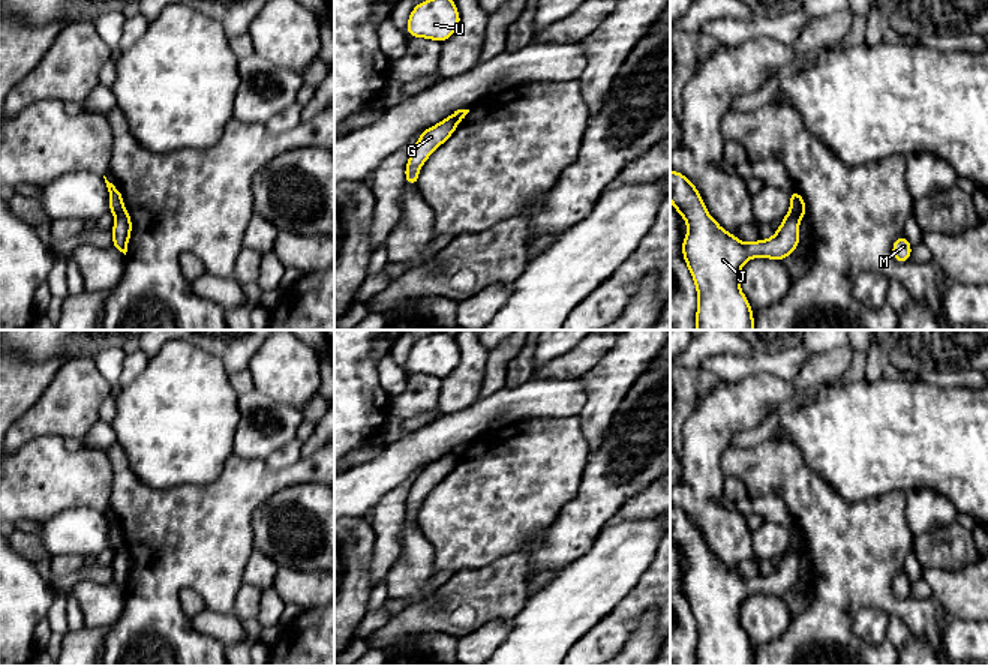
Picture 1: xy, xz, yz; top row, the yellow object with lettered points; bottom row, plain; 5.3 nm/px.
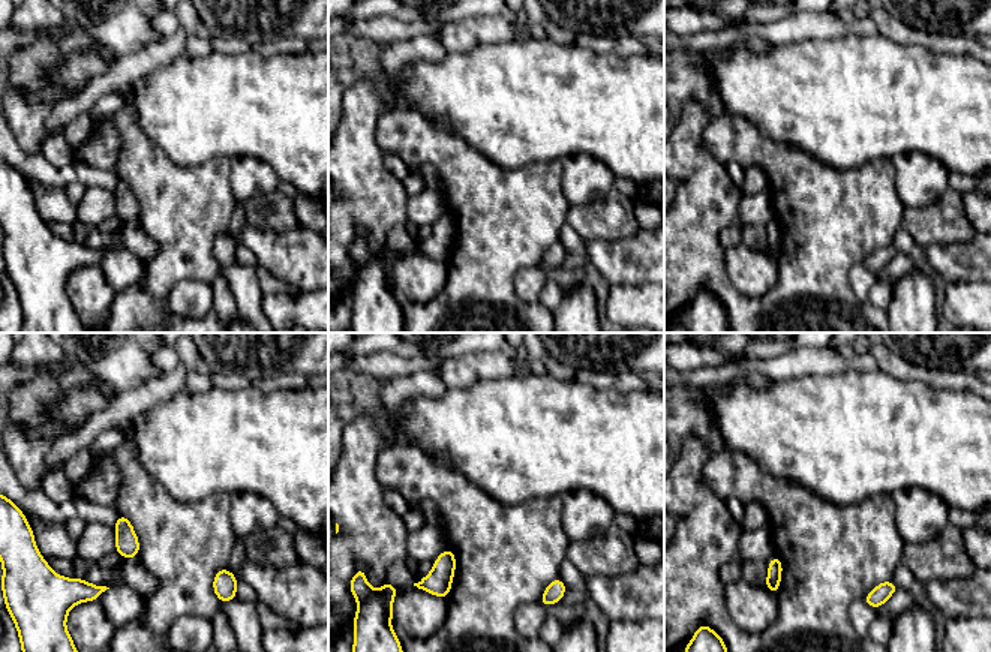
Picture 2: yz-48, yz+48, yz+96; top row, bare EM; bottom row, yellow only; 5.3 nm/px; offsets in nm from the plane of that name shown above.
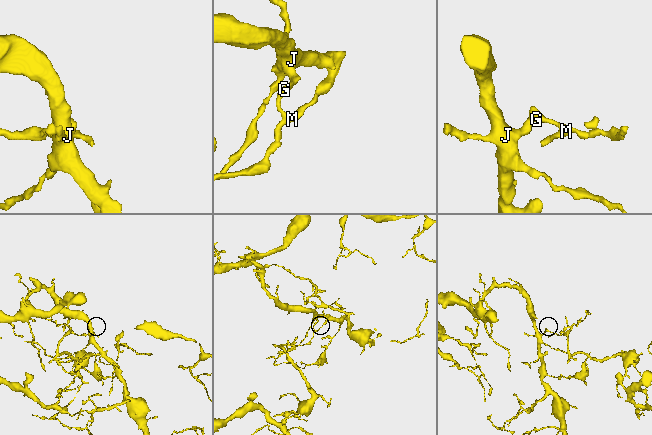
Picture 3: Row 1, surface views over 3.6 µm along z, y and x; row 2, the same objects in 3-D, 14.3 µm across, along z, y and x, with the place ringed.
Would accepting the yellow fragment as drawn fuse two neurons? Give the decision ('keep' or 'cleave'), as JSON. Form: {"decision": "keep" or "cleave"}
{"decision": "cleave"}

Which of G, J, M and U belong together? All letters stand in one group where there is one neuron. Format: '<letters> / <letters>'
G M / J U

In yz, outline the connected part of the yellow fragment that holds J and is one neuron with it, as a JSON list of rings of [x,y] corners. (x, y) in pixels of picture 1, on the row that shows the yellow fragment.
[[[672,170],[670,200],[672,208],[681,213],[688,226],[688,232],[682,240],[682,256],[697,291],[696,330],[756,330],[753,308],[741,290],[741,268],[753,258],[784,261],[799,248],[801,218],[789,210],[771,238],[744,243],[723,230],[708,213],[697,188],[682,172]]]

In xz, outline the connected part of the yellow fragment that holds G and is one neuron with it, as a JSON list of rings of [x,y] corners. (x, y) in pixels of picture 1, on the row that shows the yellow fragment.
[[[448,116],[438,124],[424,129],[411,150],[408,164],[405,168],[405,182],[409,184],[418,184],[418,172],[429,156],[442,146],[456,130],[459,122]]]

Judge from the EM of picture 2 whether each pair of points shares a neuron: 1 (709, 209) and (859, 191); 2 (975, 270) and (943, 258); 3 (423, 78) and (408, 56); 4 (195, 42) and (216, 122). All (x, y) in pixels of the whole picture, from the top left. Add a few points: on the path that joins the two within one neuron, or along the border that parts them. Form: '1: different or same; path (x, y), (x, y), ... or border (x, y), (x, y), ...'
1: same; path (718, 162), (727, 153), (765, 153), (813, 191)
2: same; path (967, 263), (951, 261)
3: different; border (447, 51), (440, 60), (405, 66), (390, 89)
4: different; border (213, 50), (200, 57), (179, 56)

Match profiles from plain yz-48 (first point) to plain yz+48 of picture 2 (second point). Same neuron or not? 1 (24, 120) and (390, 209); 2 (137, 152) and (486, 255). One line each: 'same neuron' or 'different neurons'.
1: same neuron
2: same neuron

